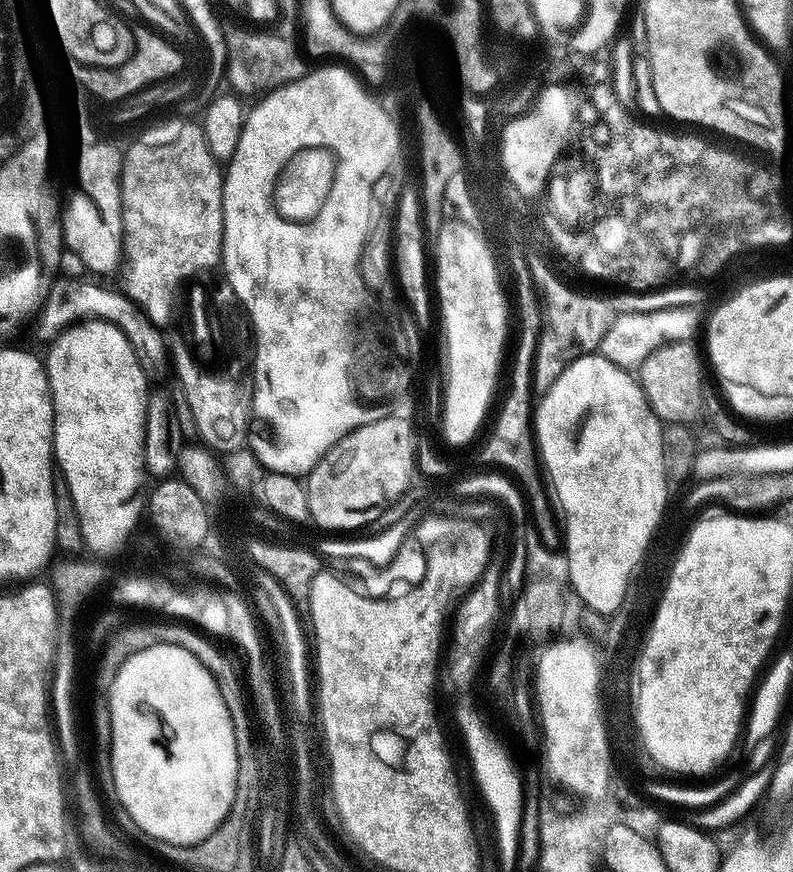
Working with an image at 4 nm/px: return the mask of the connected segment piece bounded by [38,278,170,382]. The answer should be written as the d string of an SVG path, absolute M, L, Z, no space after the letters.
M60 278L53 283L48 291L48 299L45 301L42 313L39 315L40 336L45 342L51 342L64 331L65 328L85 320L99 317L108 324L118 326L122 334L130 342L142 370L149 378L149 381L169 379L170 376L170 353L164 345L165 333L143 310L124 295L123 291L112 288L103 288L100 284L87 284L87 279Z

